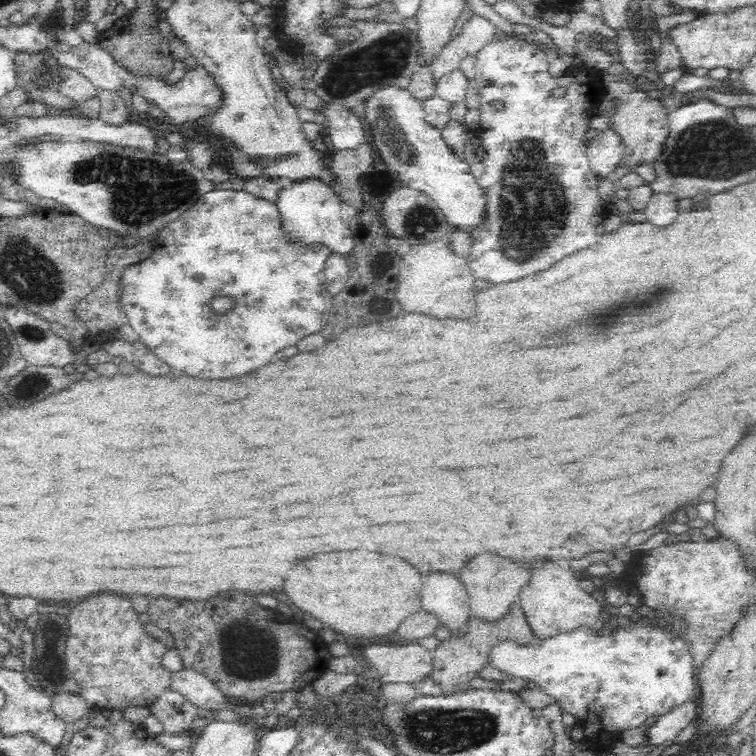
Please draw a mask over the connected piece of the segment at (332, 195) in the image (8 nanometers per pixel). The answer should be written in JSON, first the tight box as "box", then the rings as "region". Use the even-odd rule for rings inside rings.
{"box":[277,179,355,257],"region":[[[306,179],[299,183],[289,183],[279,192],[277,207],[280,211],[282,228],[289,234],[291,242],[304,244],[322,244],[327,246],[332,253],[348,257],[354,248],[355,240],[351,236],[349,225],[341,217],[342,202],[330,185],[318,179]]]}

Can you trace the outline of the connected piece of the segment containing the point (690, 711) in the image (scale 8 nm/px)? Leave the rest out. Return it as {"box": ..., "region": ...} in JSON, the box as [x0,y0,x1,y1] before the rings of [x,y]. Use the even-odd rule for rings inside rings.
{"box":[646,698,699,747],"region":[[[693,698],[687,700],[673,708],[670,712],[659,716],[653,726],[648,728],[646,739],[648,739],[647,747],[655,747],[658,745],[667,745],[672,743],[688,724],[692,724],[692,720],[697,719],[699,704],[694,704],[698,700]]]}

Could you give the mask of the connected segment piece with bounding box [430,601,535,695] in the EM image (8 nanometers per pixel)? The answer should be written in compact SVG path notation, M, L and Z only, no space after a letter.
M518 601L514 602L510 606L510 610L498 620L483 620L470 612L464 626L458 632L452 632L448 640L440 641L437 647L432 650L433 669L430 677L437 686L437 692L449 695L472 688L470 682L476 678L476 672L482 670L486 665L490 648L494 646L494 642L501 638L503 629L506 628L512 628L512 638L522 644L528 644L532 638L535 638Z

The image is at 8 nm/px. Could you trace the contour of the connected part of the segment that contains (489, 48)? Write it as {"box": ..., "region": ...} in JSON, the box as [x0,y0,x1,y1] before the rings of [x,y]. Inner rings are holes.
{"box":[467,36,607,284],"region":[[[520,36],[517,38],[506,38],[505,40],[494,40],[488,42],[477,54],[475,62],[475,80],[480,84],[479,95],[482,96],[480,103],[480,138],[482,138],[481,146],[485,150],[485,156],[483,157],[483,174],[477,180],[479,185],[484,189],[487,196],[487,209],[486,220],[477,228],[472,229],[469,235],[472,237],[472,254],[467,258],[468,265],[473,270],[475,278],[482,278],[492,284],[500,284],[502,282],[514,282],[514,280],[520,280],[524,276],[530,276],[530,274],[536,274],[536,272],[542,272],[542,270],[548,270],[554,262],[562,260],[564,256],[570,256],[578,250],[584,250],[592,244],[598,242],[598,236],[596,236],[596,228],[600,224],[600,220],[607,215],[604,214],[604,208],[600,206],[600,195],[596,196],[596,184],[599,184],[599,177],[597,177],[589,167],[589,160],[587,159],[587,146],[589,140],[586,138],[586,130],[590,128],[588,122],[592,116],[601,113],[599,110],[601,100],[607,96],[607,92],[603,87],[603,82],[599,77],[598,69],[589,67],[578,67],[567,70],[562,76],[553,78],[548,73],[548,65],[551,57],[538,50],[536,45],[532,44],[531,37]],[[555,88],[565,88],[565,94],[561,97],[553,97],[552,90]],[[494,100],[500,100],[503,110],[496,110],[492,106]]]}

